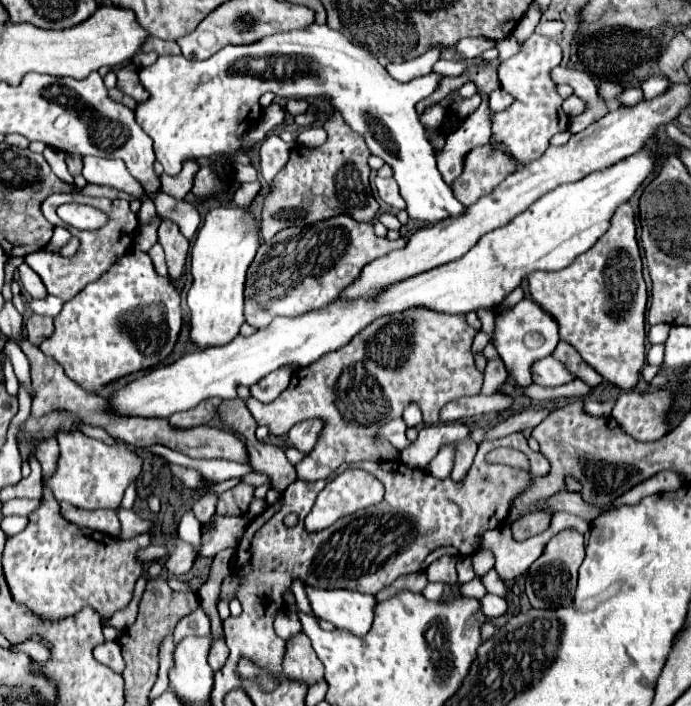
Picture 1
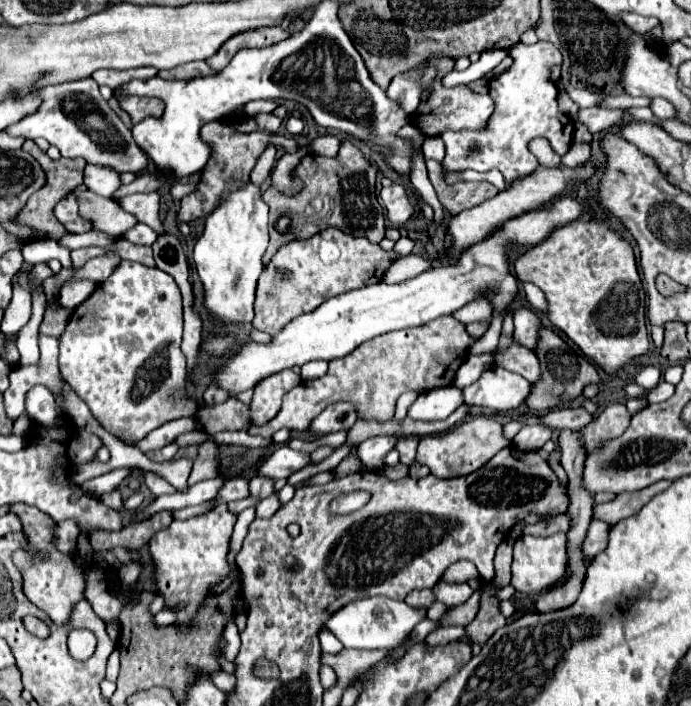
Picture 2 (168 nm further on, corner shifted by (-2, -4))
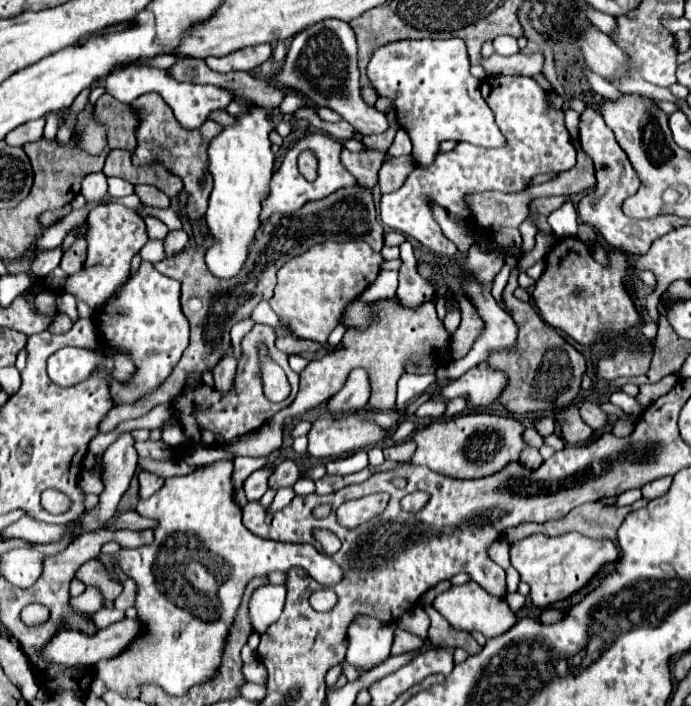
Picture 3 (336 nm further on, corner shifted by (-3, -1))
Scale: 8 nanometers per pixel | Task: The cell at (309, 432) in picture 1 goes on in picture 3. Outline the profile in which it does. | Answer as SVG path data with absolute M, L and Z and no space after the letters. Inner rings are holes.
M354 368L342 390L330 398L328 406L336 414L346 414L346 412L356 412L362 410L368 404L370 398L370 382L368 382L368 372L364 368Z

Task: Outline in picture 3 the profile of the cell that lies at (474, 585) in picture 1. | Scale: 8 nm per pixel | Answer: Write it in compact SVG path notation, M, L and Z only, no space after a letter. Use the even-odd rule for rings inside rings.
M412 608L410 612L406 612L406 616L402 616L402 620L398 622L398 626L402 630L410 630L414 636L422 636L426 638L426 632L428 632L428 626L430 626L430 618L428 614L422 610L422 608Z

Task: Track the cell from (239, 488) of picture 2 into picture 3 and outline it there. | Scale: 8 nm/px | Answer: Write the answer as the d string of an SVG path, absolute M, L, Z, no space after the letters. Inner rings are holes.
M264 466L256 472L252 472L246 482L244 482L244 490L246 490L246 496L248 500L260 500L262 494L268 490L268 478L272 474L272 468L270 466Z

